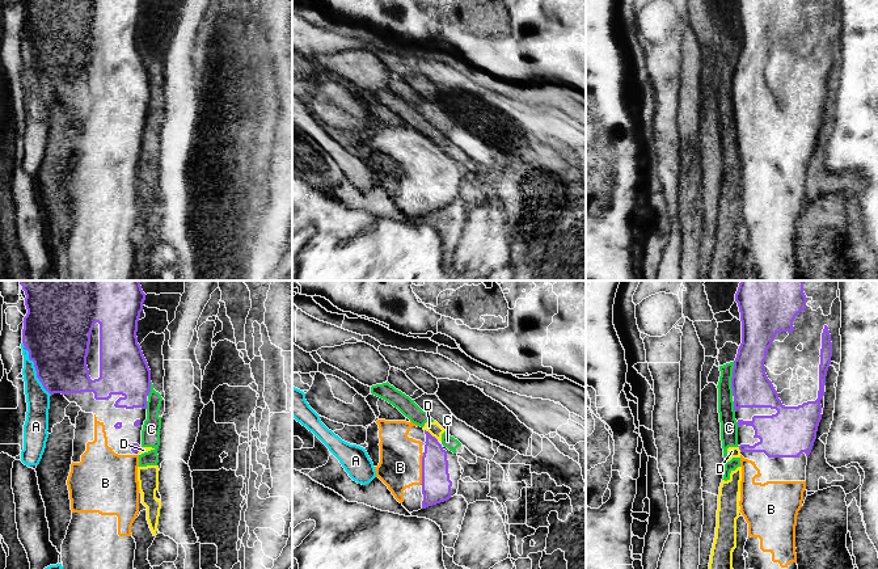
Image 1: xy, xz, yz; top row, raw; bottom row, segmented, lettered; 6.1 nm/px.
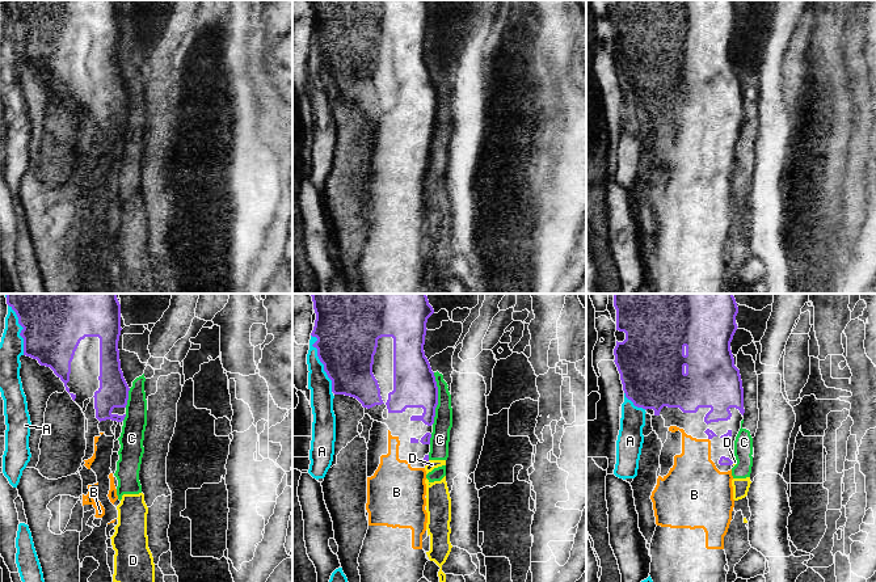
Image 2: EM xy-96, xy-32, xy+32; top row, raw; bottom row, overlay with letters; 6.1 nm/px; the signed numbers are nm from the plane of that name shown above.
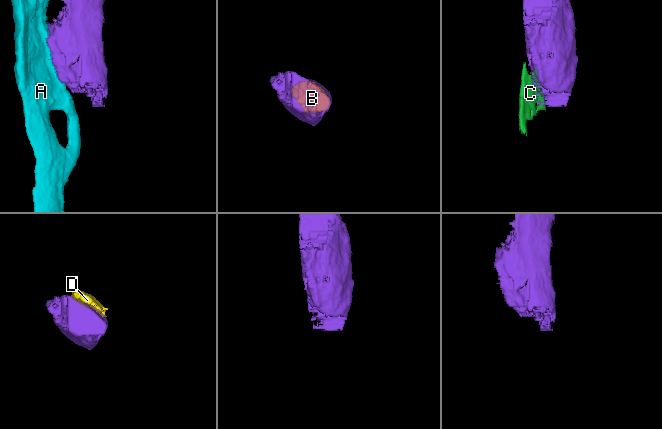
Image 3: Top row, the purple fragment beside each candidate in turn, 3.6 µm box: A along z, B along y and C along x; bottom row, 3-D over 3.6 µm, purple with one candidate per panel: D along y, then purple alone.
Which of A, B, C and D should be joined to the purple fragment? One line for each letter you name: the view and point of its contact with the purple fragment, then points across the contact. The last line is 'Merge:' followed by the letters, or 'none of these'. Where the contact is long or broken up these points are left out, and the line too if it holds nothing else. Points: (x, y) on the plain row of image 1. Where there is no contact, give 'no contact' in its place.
B: meets purple in xz at (422, 175)
Merge: B

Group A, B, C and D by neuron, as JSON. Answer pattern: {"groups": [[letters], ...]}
{"groups": [["A"], ["B"], ["C", "D"]]}

